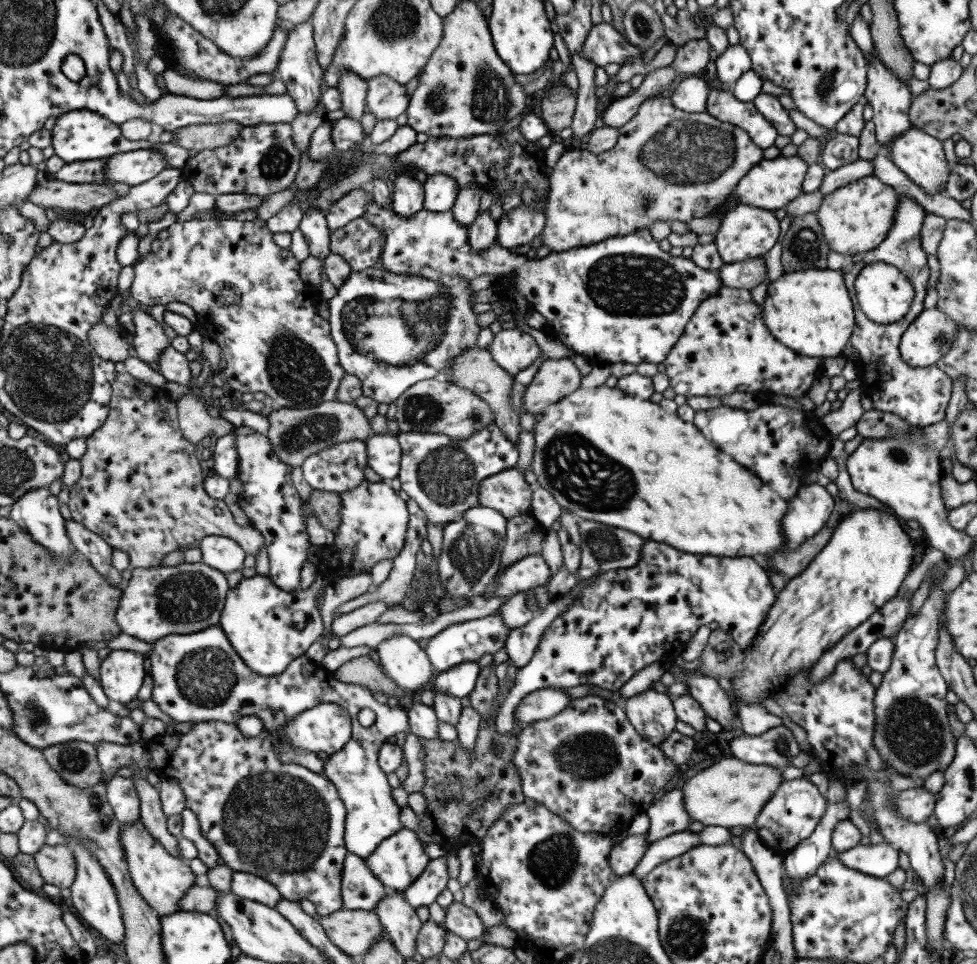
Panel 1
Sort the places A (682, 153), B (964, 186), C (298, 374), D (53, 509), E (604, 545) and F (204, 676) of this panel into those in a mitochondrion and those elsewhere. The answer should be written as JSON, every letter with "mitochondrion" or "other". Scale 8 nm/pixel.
{"A":"mitochondrion","B":"other","C":"mitochondrion","D":"other","E":"mitochondrion","F":"mitochondrion"}

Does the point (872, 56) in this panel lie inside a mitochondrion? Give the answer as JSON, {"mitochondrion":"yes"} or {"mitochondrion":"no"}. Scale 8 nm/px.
{"mitochondrion":"no"}

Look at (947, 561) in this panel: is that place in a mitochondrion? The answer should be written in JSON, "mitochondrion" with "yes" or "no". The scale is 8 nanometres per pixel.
{"mitochondrion":"no"}

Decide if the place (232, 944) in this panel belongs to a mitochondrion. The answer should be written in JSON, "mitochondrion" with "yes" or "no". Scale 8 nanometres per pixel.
{"mitochondrion":"no"}

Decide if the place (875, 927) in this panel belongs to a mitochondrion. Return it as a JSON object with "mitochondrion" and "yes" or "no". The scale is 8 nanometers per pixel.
{"mitochondrion":"no"}

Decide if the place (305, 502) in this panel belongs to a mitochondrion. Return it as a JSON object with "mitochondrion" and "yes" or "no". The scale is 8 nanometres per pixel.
{"mitochondrion":"no"}

